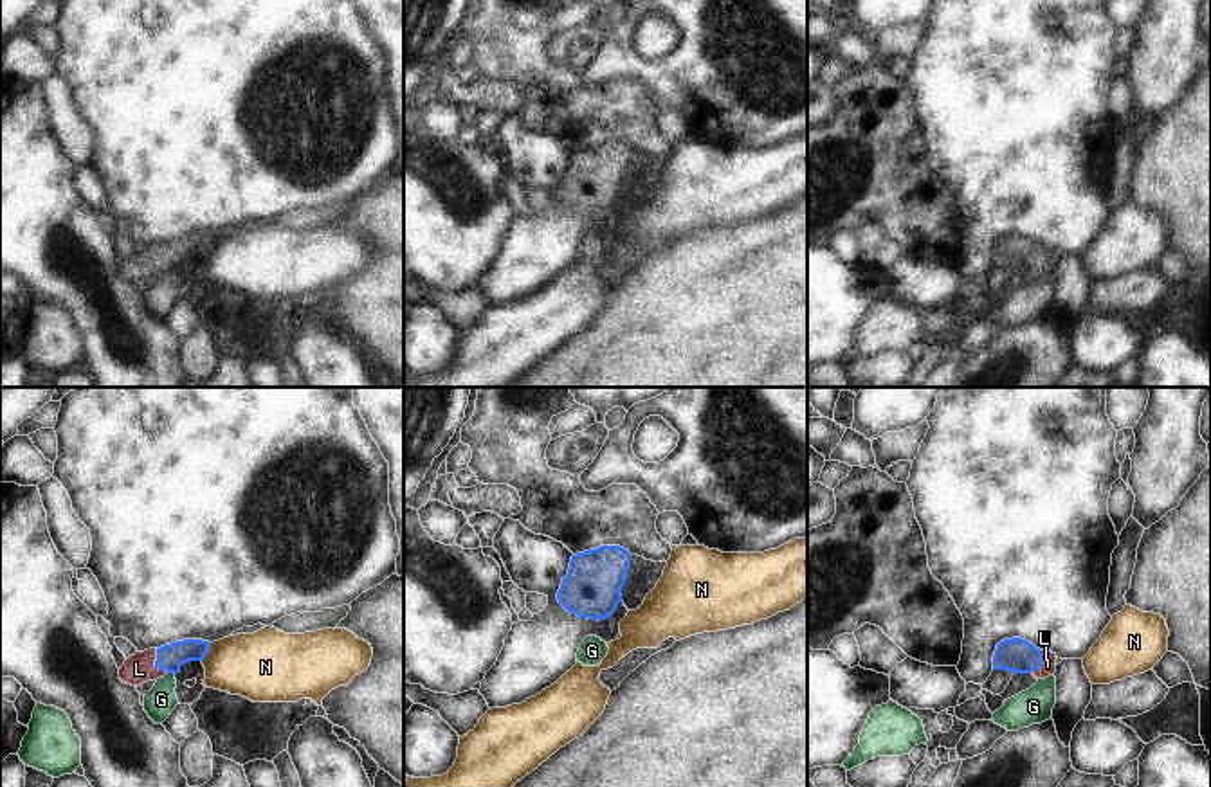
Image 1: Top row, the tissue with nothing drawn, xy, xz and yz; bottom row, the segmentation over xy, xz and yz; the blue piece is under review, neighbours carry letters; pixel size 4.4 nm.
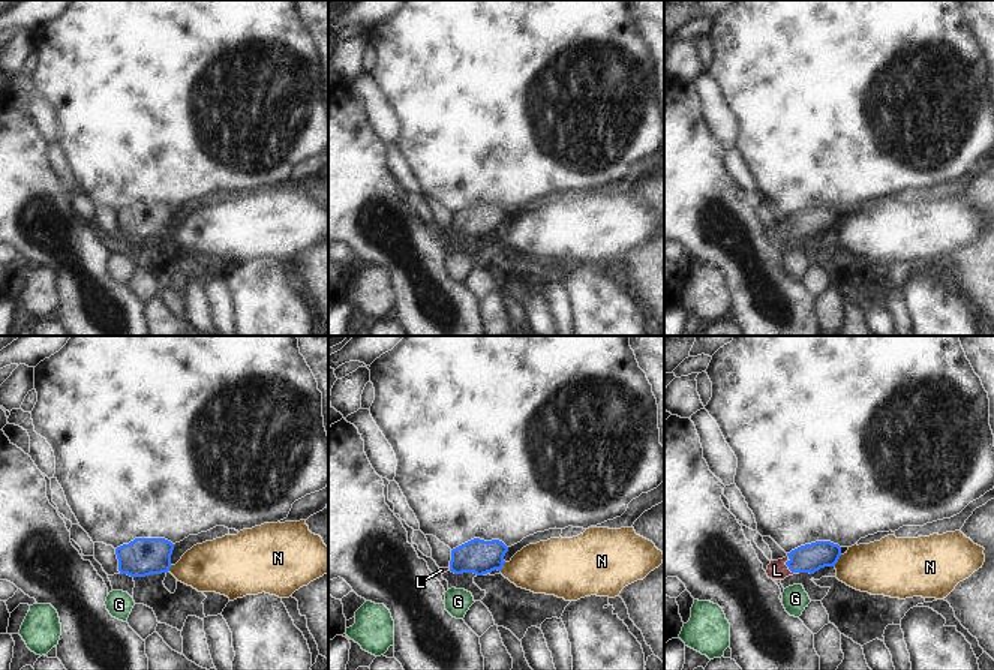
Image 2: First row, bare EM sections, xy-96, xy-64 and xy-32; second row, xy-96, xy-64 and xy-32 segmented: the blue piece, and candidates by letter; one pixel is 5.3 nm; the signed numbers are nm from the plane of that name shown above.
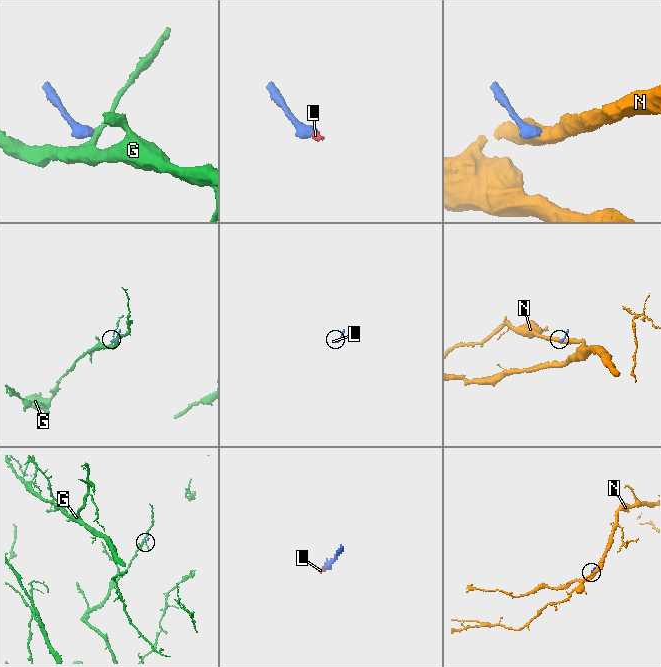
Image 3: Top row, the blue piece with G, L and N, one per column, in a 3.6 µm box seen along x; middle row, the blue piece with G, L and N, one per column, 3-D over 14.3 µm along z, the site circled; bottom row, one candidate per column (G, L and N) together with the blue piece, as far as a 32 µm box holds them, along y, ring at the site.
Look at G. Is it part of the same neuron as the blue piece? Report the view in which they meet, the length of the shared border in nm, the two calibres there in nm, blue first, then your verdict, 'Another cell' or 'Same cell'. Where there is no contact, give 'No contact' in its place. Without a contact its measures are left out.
Touches blue in xy. Shared border 30 nm. Thickness 120 nm (blue) against 140 nm. Another cell

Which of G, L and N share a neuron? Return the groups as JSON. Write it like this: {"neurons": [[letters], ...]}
{"neurons": [["G"], ["L"], ["N"]]}

